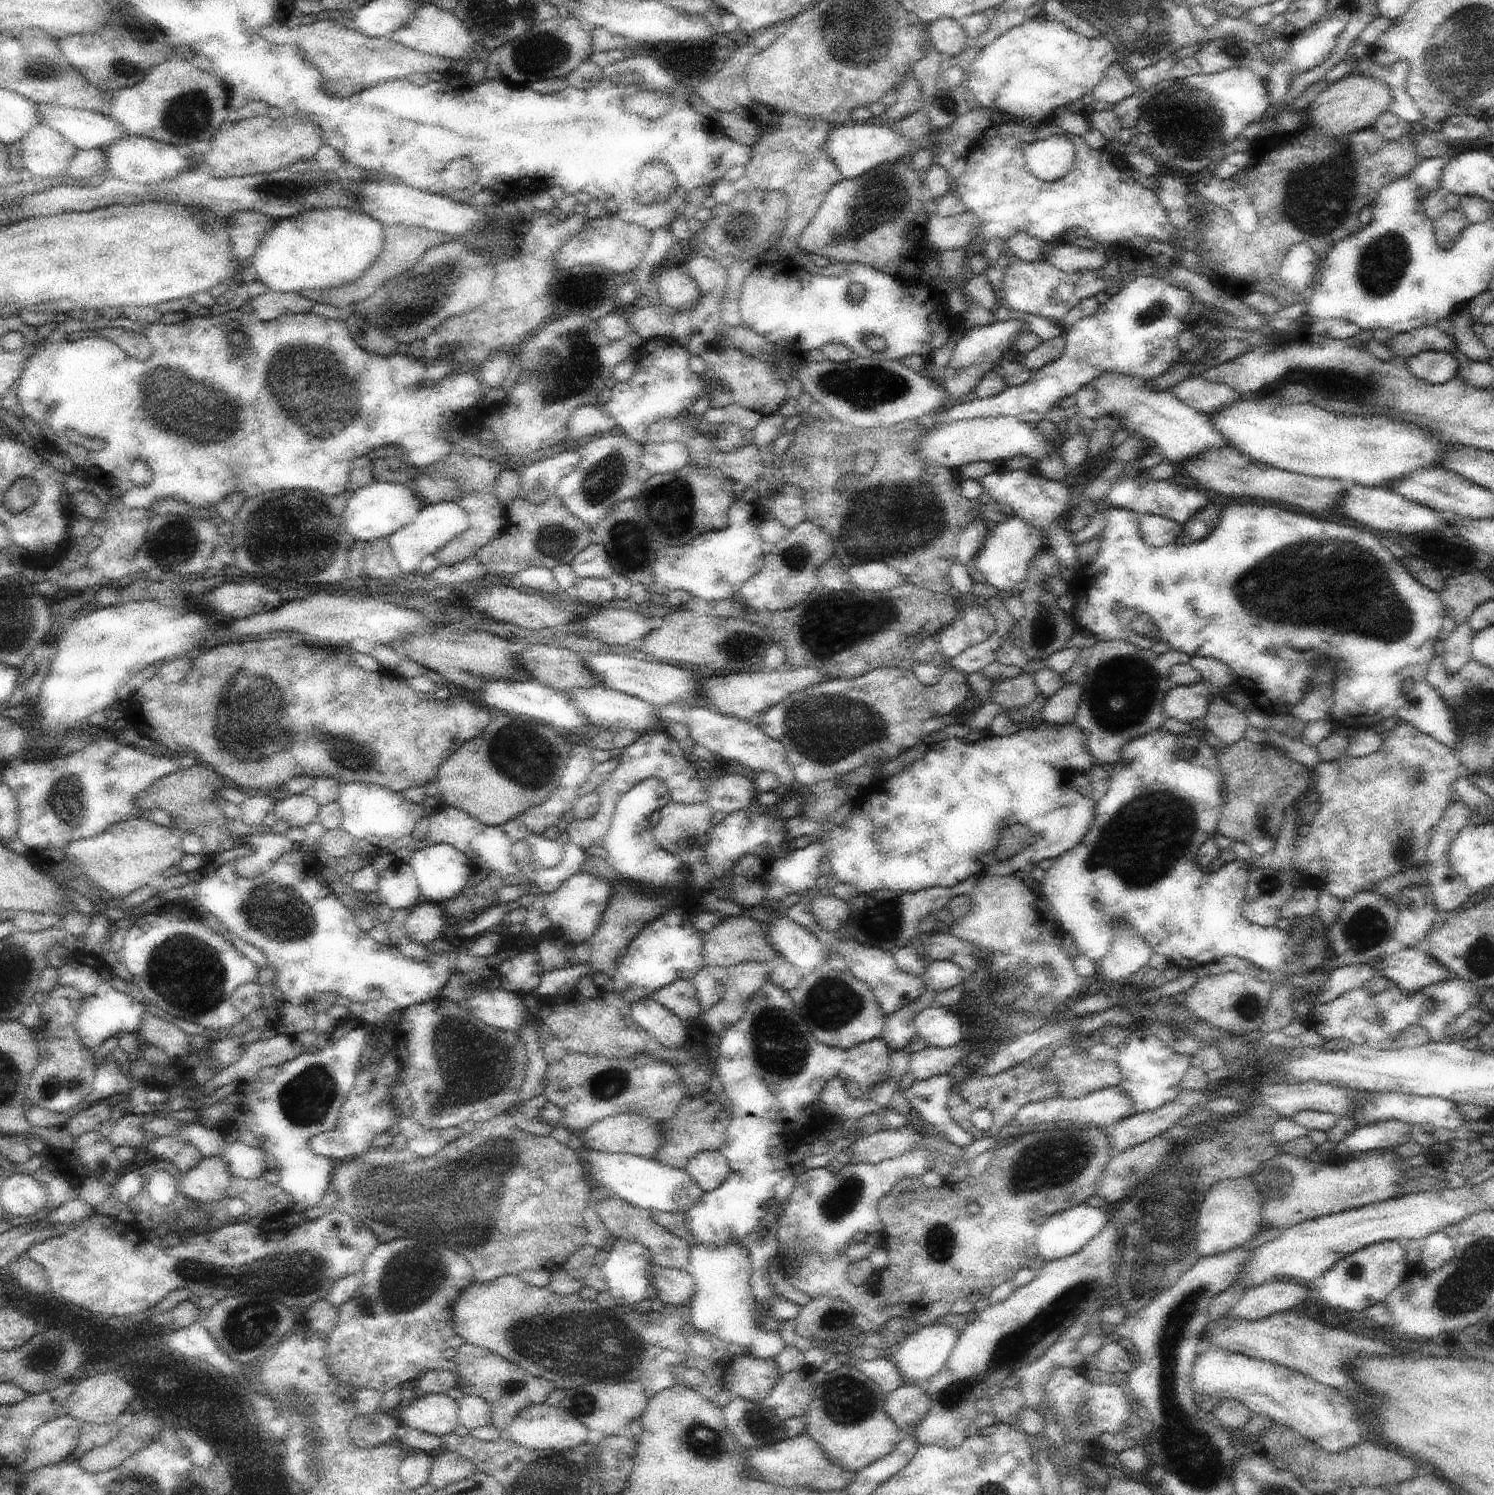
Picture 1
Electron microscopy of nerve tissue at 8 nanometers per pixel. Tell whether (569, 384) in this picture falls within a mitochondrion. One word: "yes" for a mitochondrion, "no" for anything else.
yes

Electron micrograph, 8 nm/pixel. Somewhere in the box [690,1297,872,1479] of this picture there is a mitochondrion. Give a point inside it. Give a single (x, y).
(758, 1425)

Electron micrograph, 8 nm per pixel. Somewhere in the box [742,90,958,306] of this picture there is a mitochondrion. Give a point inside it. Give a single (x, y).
(859, 222)

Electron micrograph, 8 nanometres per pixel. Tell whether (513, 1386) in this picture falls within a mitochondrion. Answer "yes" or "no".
yes

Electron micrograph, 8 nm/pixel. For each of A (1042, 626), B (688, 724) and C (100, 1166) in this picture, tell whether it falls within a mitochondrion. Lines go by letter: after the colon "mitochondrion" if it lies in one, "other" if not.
A: mitochondrion
B: other
C: mitochondrion

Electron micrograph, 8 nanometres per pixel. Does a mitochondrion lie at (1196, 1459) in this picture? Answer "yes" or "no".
yes

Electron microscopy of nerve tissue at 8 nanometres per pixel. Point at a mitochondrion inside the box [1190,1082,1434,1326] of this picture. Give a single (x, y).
(1275, 1179)

